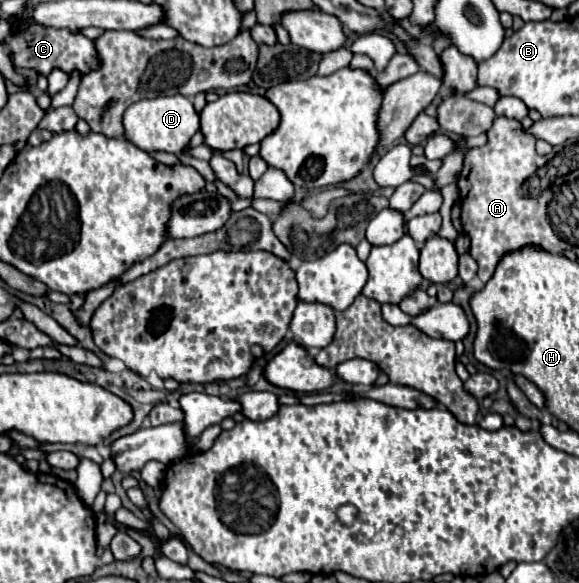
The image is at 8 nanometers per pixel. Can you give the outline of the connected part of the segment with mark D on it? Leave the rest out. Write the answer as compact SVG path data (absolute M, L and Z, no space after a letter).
M174 94L174 96L158 96L152 100L148 98L138 100L132 106L128 106L128 110L124 112L124 130L126 138L146 152L164 150L178 154L184 150L188 140L200 130L200 122L192 102L182 94Z

